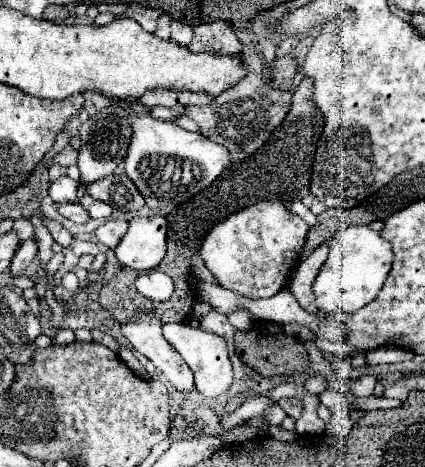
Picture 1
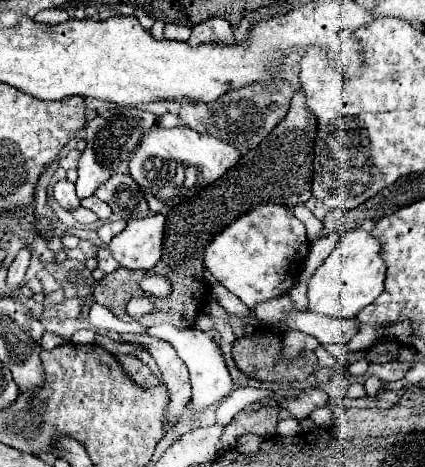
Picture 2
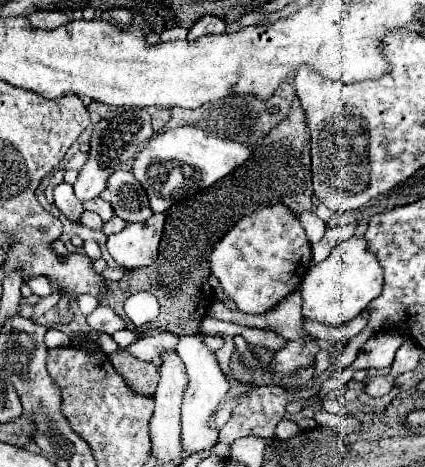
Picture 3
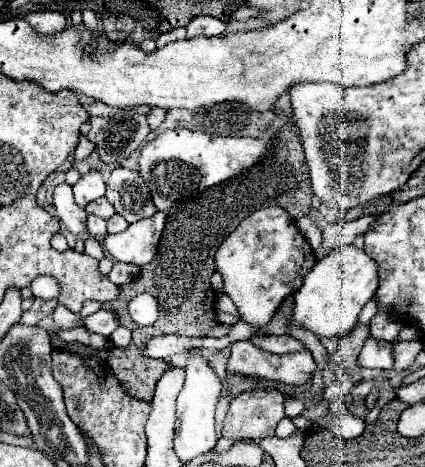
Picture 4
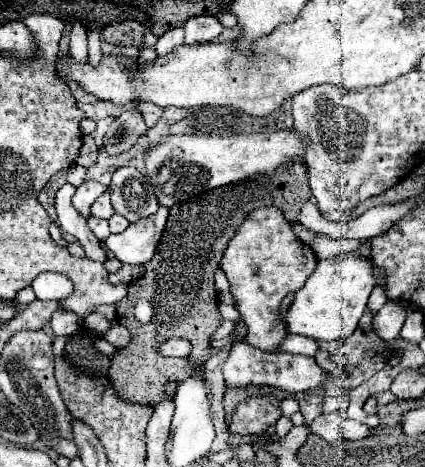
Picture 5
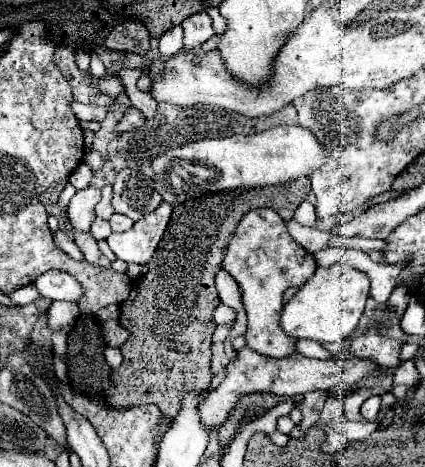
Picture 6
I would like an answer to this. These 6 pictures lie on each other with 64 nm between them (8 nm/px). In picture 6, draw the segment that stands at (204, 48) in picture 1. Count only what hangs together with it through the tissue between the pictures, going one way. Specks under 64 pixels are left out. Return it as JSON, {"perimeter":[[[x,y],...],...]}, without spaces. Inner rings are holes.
{"perimeter":[[[206,12],[190,16],[188,20],[184,20],[182,28],[184,28],[184,50],[194,50],[216,34],[212,18]]]}

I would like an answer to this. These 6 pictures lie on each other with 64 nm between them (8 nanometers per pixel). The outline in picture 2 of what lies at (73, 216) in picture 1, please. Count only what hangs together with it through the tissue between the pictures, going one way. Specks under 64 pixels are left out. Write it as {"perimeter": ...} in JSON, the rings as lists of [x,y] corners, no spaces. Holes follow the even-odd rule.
{"perimeter":[[[76,208],[76,210],[70,210],[70,214],[74,216],[76,222],[80,224],[92,224],[92,222],[98,222],[98,216],[92,212],[92,210],[86,210],[86,208]]]}

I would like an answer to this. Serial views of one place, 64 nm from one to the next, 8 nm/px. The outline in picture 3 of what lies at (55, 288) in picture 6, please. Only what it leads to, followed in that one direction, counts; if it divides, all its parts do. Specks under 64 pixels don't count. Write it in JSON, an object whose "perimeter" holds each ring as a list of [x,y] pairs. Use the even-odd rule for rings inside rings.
{"perimeter":[[[34,276],[34,278],[30,278],[30,280],[28,280],[28,286],[30,286],[32,294],[36,294],[36,296],[40,296],[40,298],[50,294],[50,282],[48,282],[48,278],[44,278],[44,276]]]}

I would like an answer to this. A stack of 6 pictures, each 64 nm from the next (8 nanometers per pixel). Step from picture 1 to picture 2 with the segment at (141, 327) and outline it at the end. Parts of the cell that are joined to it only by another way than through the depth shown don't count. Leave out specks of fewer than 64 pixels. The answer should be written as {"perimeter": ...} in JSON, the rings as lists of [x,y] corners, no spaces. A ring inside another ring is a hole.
{"perimeter":[[[142,332],[142,334],[128,334],[128,342],[140,344],[154,358],[154,362],[158,364],[158,368],[162,372],[162,378],[164,378],[162,382],[170,394],[170,404],[168,404],[166,422],[164,422],[164,430],[168,432],[178,422],[184,406],[188,404],[188,400],[192,396],[188,368],[178,358],[176,350],[160,338],[154,338],[154,336]]]}

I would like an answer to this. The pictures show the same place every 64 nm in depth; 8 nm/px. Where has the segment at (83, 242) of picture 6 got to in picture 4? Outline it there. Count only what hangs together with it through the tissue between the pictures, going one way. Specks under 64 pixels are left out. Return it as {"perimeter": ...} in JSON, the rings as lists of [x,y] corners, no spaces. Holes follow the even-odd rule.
{"perimeter":[[[64,182],[54,188],[54,208],[64,228],[68,228],[72,234],[86,232],[86,212],[74,202],[70,184]],[[88,238],[88,240],[84,240],[84,252],[88,254],[88,256],[92,256],[92,258],[96,258],[96,260],[102,260],[104,258],[104,250],[102,250],[102,246],[100,246],[100,242],[98,240],[92,240],[92,238]]]}

